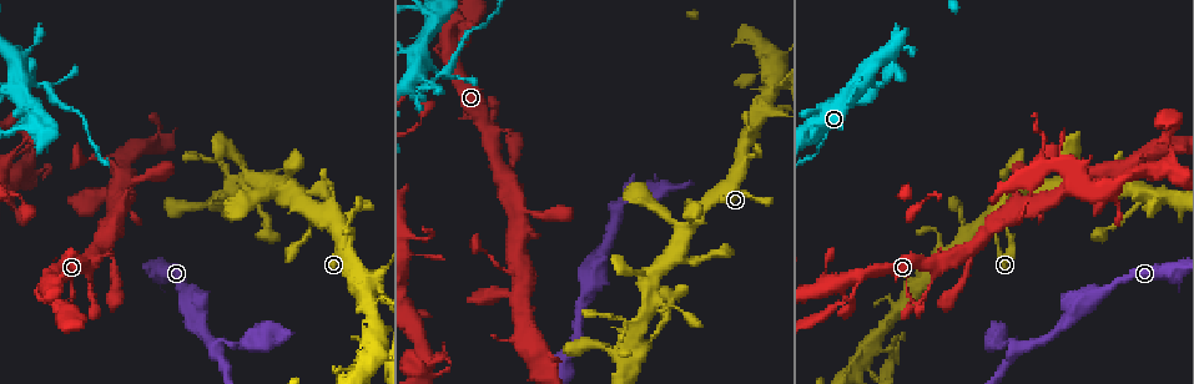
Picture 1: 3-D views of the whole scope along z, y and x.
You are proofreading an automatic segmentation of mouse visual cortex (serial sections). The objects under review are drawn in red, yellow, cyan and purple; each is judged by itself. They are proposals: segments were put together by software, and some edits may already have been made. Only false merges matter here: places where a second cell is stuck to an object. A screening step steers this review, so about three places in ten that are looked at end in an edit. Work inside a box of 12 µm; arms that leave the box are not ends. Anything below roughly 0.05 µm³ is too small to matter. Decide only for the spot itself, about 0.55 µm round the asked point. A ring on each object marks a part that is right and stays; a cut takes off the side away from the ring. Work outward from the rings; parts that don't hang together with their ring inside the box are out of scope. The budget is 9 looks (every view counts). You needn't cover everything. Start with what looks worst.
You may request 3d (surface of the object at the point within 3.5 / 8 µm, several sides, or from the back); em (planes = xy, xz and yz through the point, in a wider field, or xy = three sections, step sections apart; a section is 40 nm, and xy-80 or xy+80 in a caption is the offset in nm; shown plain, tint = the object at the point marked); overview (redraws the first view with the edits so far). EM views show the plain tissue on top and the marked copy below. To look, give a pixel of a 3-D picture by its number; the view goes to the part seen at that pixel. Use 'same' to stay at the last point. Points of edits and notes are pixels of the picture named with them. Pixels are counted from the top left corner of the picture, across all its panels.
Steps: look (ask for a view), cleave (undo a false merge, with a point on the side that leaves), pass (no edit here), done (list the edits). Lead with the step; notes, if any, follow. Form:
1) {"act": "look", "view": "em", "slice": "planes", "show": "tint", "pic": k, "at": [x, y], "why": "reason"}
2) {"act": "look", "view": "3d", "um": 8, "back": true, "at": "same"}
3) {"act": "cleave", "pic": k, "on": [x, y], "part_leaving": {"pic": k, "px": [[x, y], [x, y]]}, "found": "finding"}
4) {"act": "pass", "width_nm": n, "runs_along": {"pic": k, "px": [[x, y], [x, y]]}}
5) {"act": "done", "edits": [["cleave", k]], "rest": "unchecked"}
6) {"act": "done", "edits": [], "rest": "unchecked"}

{"act": "look", "view": "3d", "um": 3.5, "pic": 1, "at": [449, 73], "why": "two arms in line, one across"}

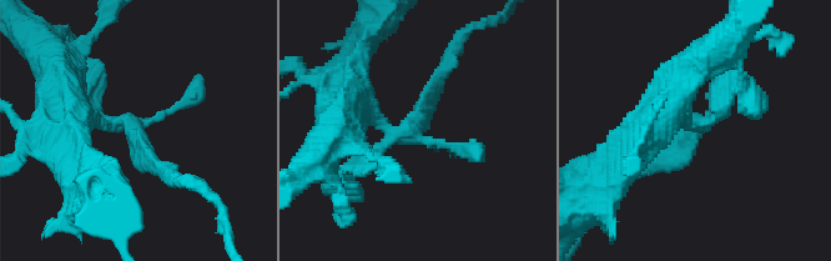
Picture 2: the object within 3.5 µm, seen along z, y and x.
{"act": "look", "view": "em", "slice": "xy", "step": 5, "show": "tint", "pic": 2, "at": [133, 127]}

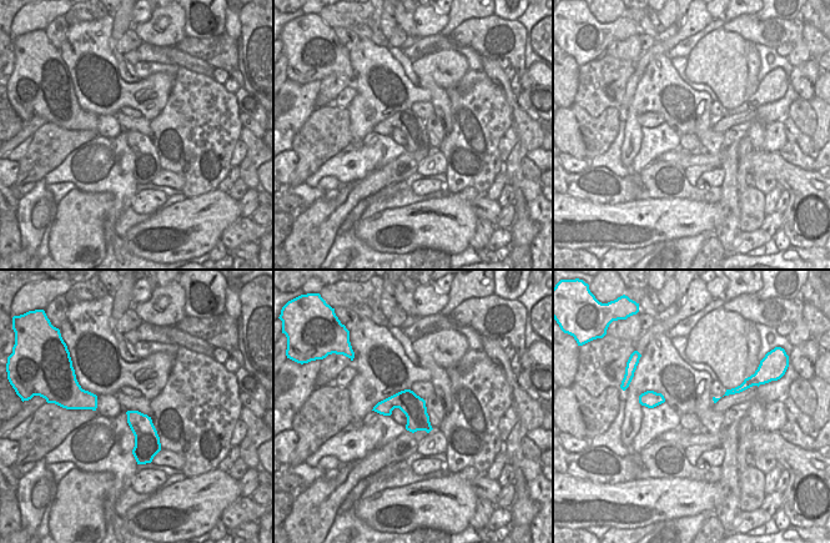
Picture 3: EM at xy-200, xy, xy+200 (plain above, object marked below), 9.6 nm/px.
{"act": "look", "view": "em", "slice": "xy", "step": 1, "show": "tint", "at": "same"}

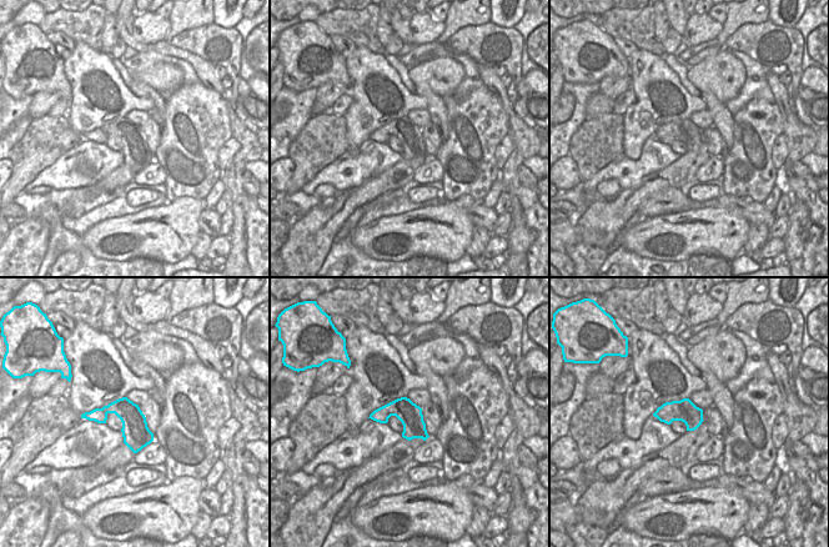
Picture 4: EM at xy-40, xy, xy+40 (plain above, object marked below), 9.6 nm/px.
{"act": "cleave", "pic": 2, "on": [671, 157], "part_leaving": {"pic": 2, "px": [[397, 134], [423, 115], [451, 54]]}, "found": "two cells meet here"}

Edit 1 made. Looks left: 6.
{"act": "look", "view": "3d", "um": 3.5, "pic": 1, "at": [734, 190]}

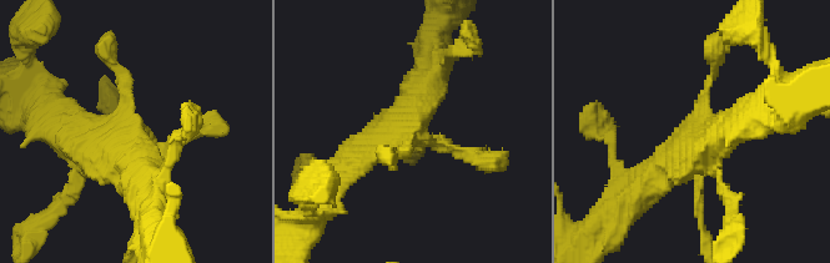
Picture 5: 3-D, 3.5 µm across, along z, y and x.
{"act": "pass", "runs_along": {"pic": 5, "px": [[139, 187], [58, 133]]}, "found": "continuous, no second cell"}

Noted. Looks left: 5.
{"act": "look", "view": "3d", "um": 3.5, "pic": 1, "at": [358, 276], "why": "sudden change in width"}

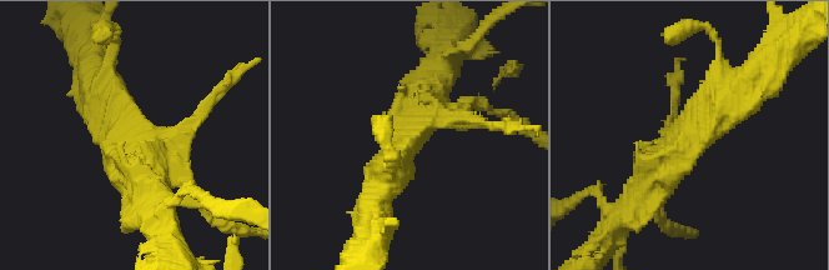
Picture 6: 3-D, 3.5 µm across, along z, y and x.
{"act": "look", "view": "em", "slice": "xy", "step": 5, "show": "tint", "pic": 6, "at": [401, 134]}

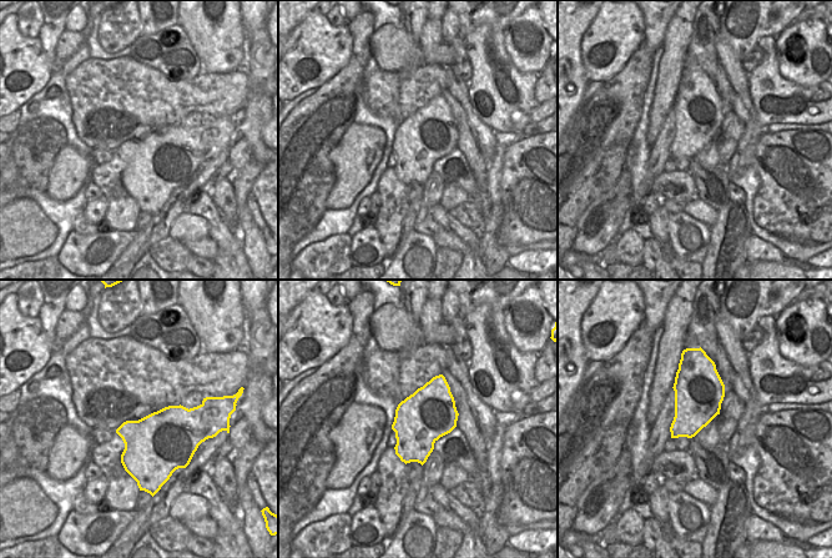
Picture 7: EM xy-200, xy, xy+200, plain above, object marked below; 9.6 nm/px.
{"act": "look", "view": "em", "slice": "planes", "show": "tint", "at": "same", "why": "another direction"}

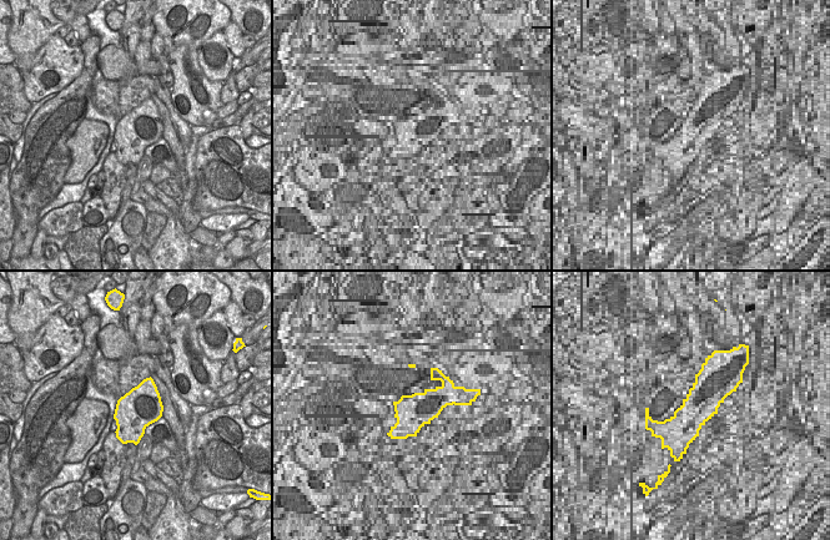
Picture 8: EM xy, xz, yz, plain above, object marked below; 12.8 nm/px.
{"act": "cleave", "pic": 6, "on": [206, 103], "width_nm": 500, "part_leaving": {"pic": 6, "px": [[155, 148], [177, 140], [216, 90]]}, "found": "two cells meet here"}

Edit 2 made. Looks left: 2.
{"act": "done", "edits": [["cleave", 2], ["cleave", 6]], "rest": "unchecked"}

